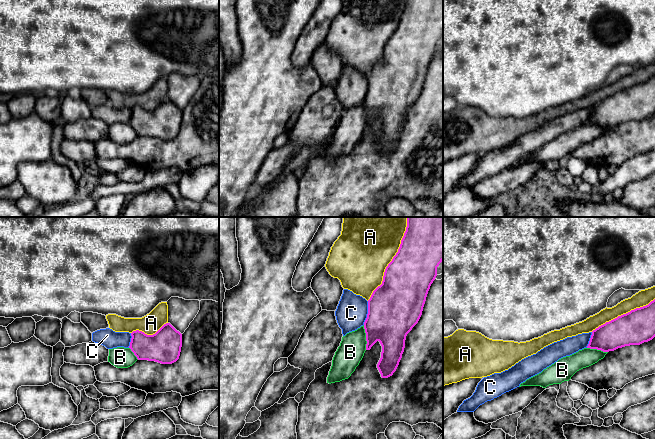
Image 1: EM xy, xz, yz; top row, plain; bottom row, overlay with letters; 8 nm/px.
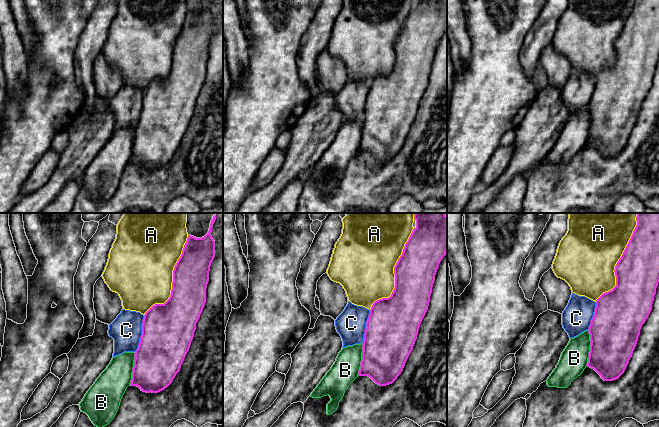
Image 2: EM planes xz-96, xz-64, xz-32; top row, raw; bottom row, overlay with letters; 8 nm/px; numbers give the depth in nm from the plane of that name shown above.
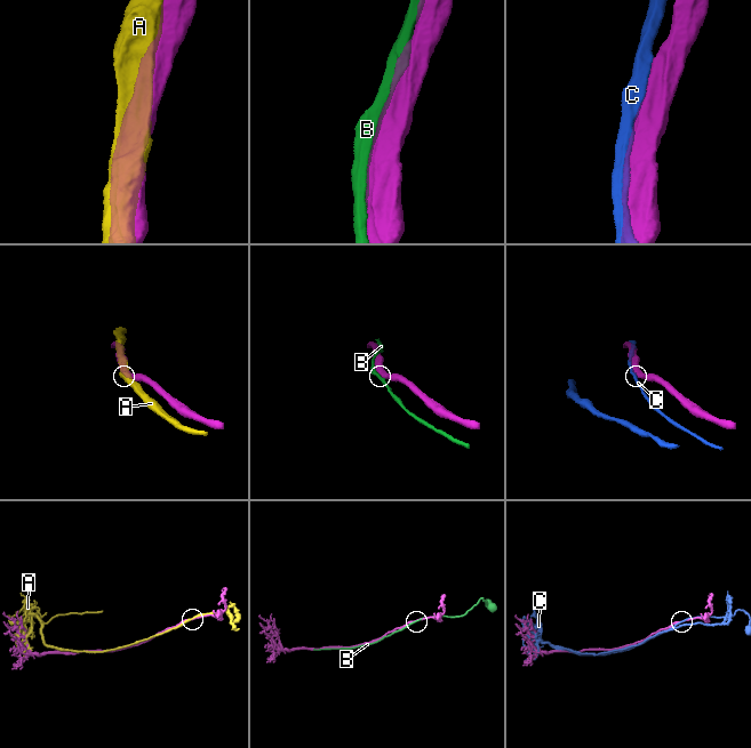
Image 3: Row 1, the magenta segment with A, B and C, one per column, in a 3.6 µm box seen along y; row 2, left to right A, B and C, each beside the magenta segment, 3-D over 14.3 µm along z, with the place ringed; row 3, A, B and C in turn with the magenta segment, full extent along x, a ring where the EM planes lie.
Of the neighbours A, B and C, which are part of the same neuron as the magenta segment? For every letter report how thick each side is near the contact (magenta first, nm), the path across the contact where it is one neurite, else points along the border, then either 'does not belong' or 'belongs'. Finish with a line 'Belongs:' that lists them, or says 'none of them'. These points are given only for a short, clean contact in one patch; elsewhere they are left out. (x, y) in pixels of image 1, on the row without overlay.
A: 380/460 nm | does not belong
B: 380/200 nm | belongs
C: 420/260 nm | does not belong
Belongs: B

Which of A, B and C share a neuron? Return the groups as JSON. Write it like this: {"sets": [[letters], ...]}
{"sets": [["A"], ["B"], ["C"]]}

